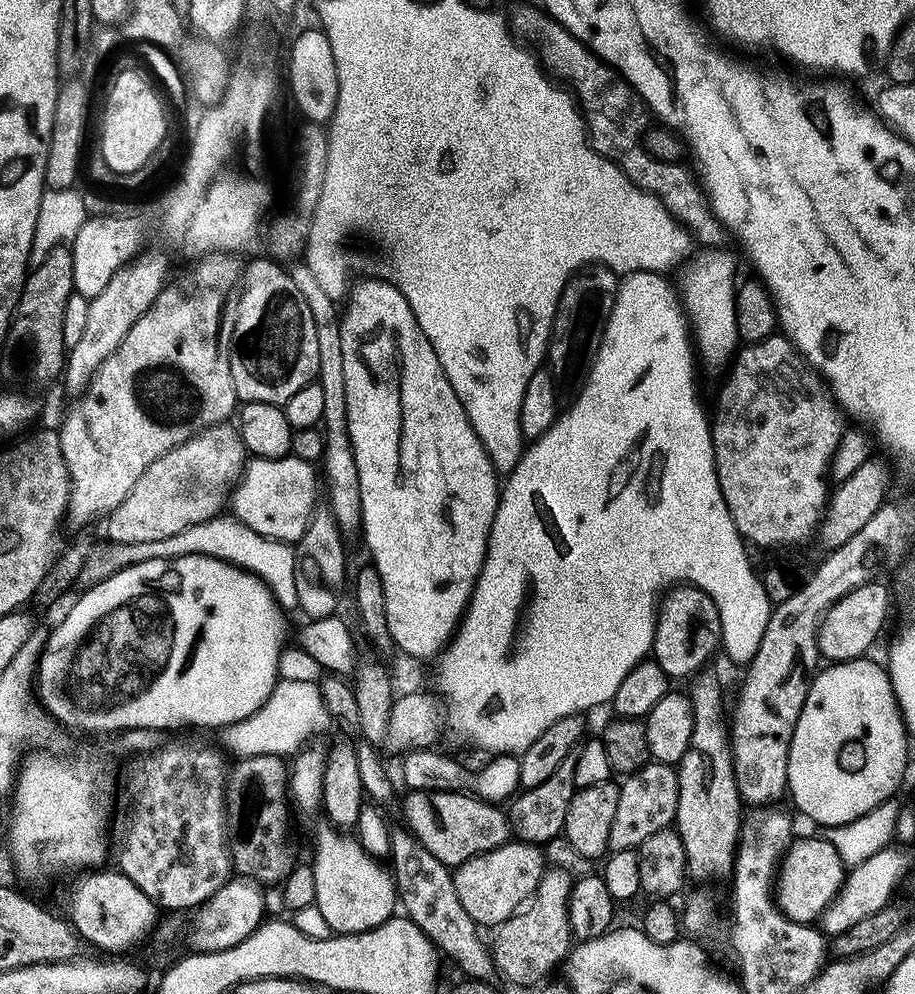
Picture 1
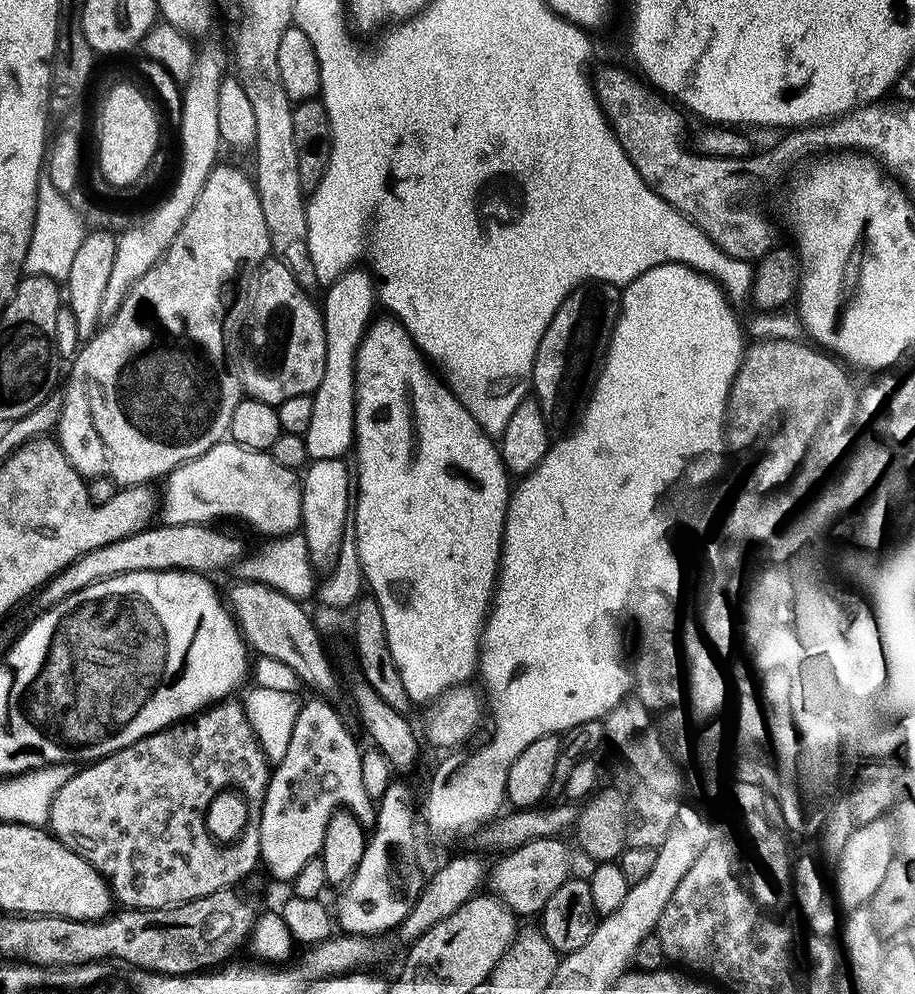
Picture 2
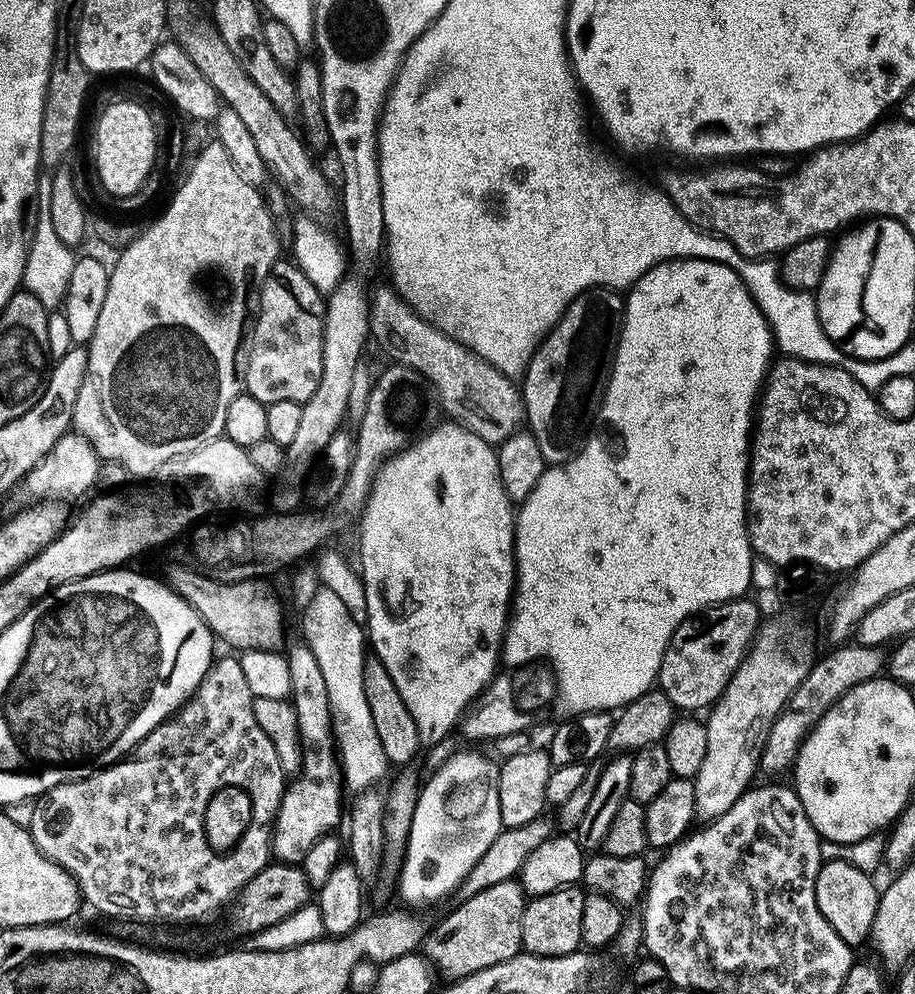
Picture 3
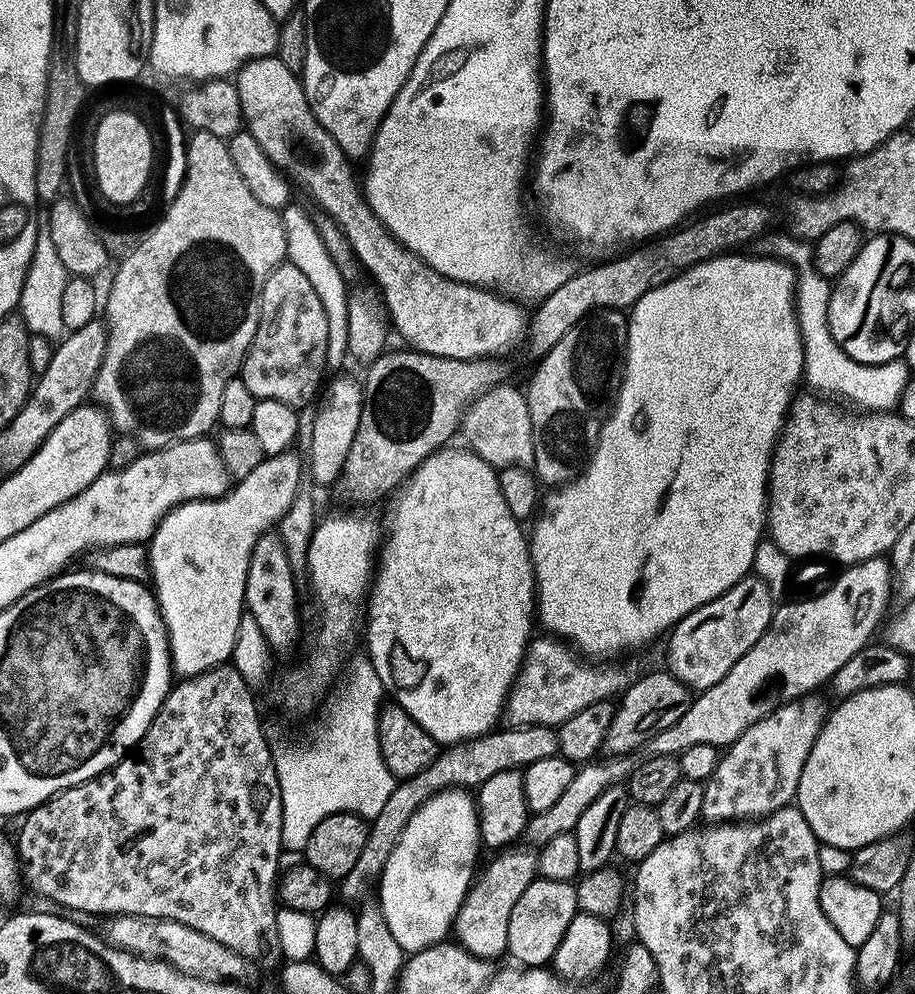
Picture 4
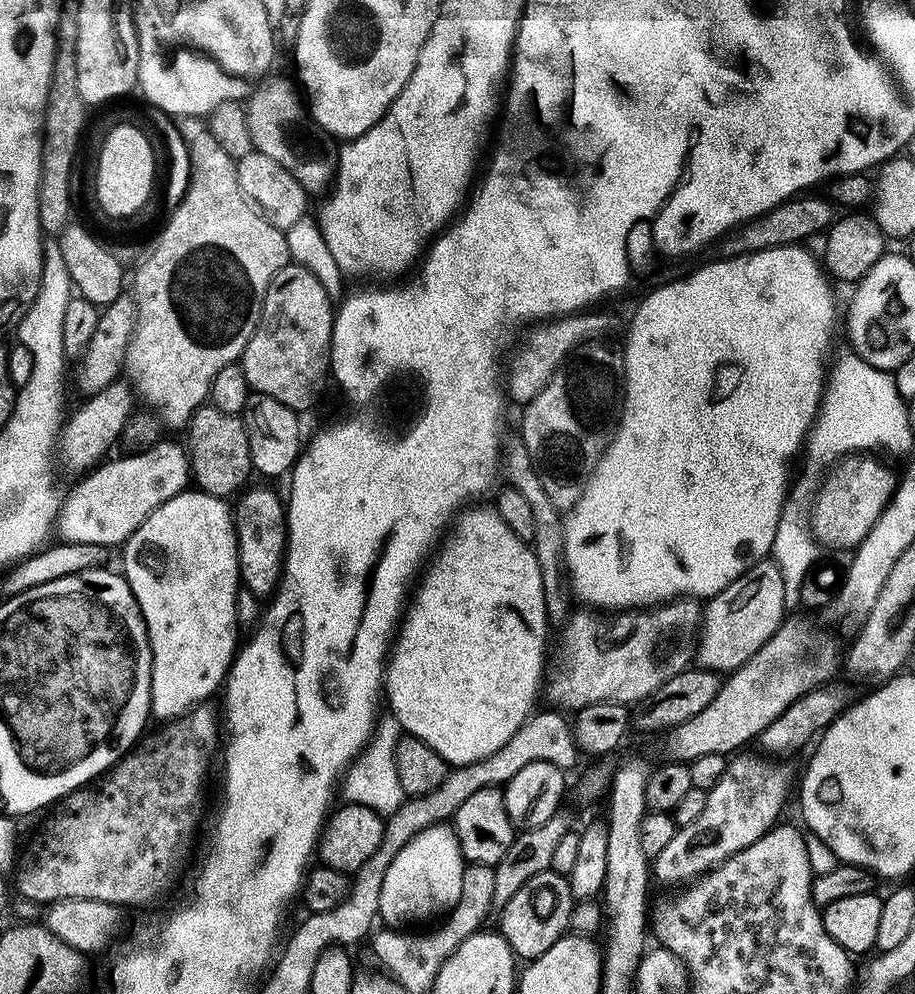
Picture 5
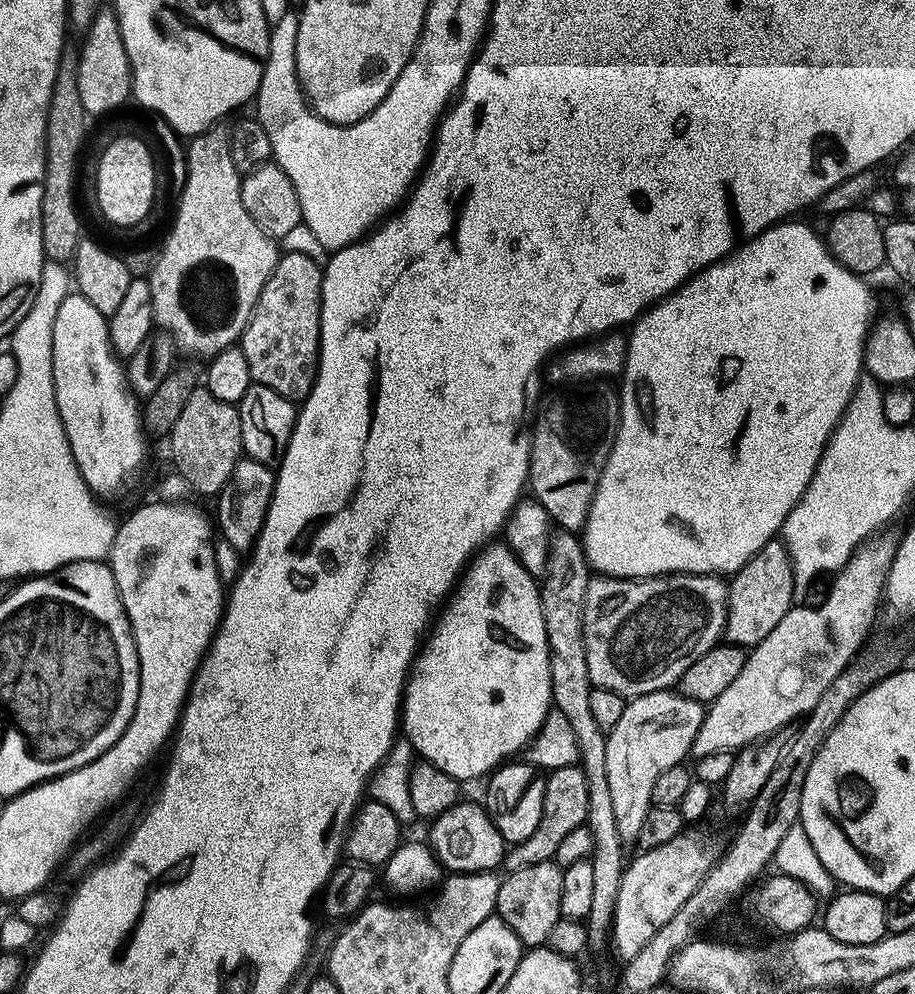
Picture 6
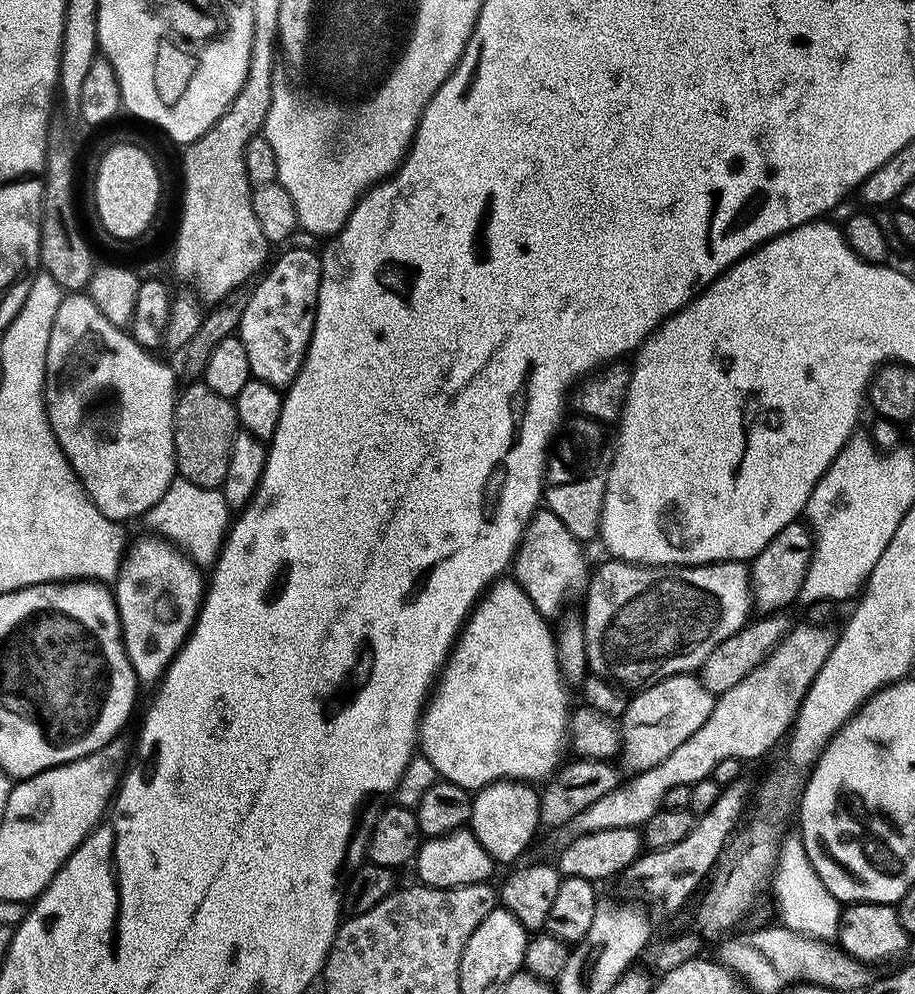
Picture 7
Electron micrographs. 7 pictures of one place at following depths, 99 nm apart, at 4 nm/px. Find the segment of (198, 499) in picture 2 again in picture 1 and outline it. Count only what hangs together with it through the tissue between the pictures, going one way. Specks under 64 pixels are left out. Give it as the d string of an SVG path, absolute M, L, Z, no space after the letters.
M291 454L277 460L249 459L230 497L231 515L250 530L262 534L266 540L295 545L306 534L312 515L318 508L316 480L318 484L314 465Z

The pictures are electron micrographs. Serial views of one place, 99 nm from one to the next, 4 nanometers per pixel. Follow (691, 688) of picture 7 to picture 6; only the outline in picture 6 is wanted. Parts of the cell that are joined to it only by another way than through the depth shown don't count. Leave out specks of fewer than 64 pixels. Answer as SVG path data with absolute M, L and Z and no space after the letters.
M678 690L651 692L631 697L622 710L622 719L617 725L607 729L606 746L606 782L610 786L610 803L614 805L614 822L618 822L618 834L625 842L639 841L642 822L646 822L646 814L654 806L651 790L654 782L664 770L685 763L692 750L692 743L704 721L705 705L697 700L686 698Z

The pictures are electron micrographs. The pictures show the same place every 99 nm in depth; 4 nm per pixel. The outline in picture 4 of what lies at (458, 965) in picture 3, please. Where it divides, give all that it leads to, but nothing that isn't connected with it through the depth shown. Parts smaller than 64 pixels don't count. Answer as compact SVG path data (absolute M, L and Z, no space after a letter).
M504 850L499 854L493 855L496 856L492 861L489 862L488 865L483 865L482 871L473 879L472 887L469 888L468 893L464 895L464 901L462 902L462 906L458 910L458 914L456 915L456 922L454 925L454 940L455 943L459 944L461 948L468 949L470 954L474 954L478 958L482 958L483 960L490 960L493 962L499 961L498 958L501 955L502 957L508 951L508 943L506 942L506 938L510 931L510 914L514 911L514 905L518 903L518 898L522 898L523 892L526 890L526 886L530 886L530 882L534 882L538 878L538 856L535 851L533 852L512 852L516 850Z

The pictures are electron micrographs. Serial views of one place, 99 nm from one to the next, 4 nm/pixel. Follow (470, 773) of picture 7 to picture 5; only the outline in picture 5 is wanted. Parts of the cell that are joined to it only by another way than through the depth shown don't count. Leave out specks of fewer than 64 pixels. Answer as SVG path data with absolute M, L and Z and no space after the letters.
M480 506L465 507L455 517L450 531L443 537L442 543L439 545L438 554L433 555L427 561L426 567L411 593L410 603L407 605L400 627L394 637L394 643L386 661L382 689L383 695L386 697L386 704L392 707L397 722L404 727L403 731L409 736L426 742L426 746L430 746L430 750L437 752L449 766L473 764L494 754L494 750L502 750L502 746L506 746L506 742L510 742L510 738L514 738L518 726L522 726L522 722L526 722L537 707L536 695L539 692L541 695L542 681L546 676L544 647L548 644L550 623L544 601L542 572L539 570L538 558L533 552L533 545L527 540L518 538L518 534L514 534L514 530L510 530L510 526L506 524L502 514L495 507L476 507Z

